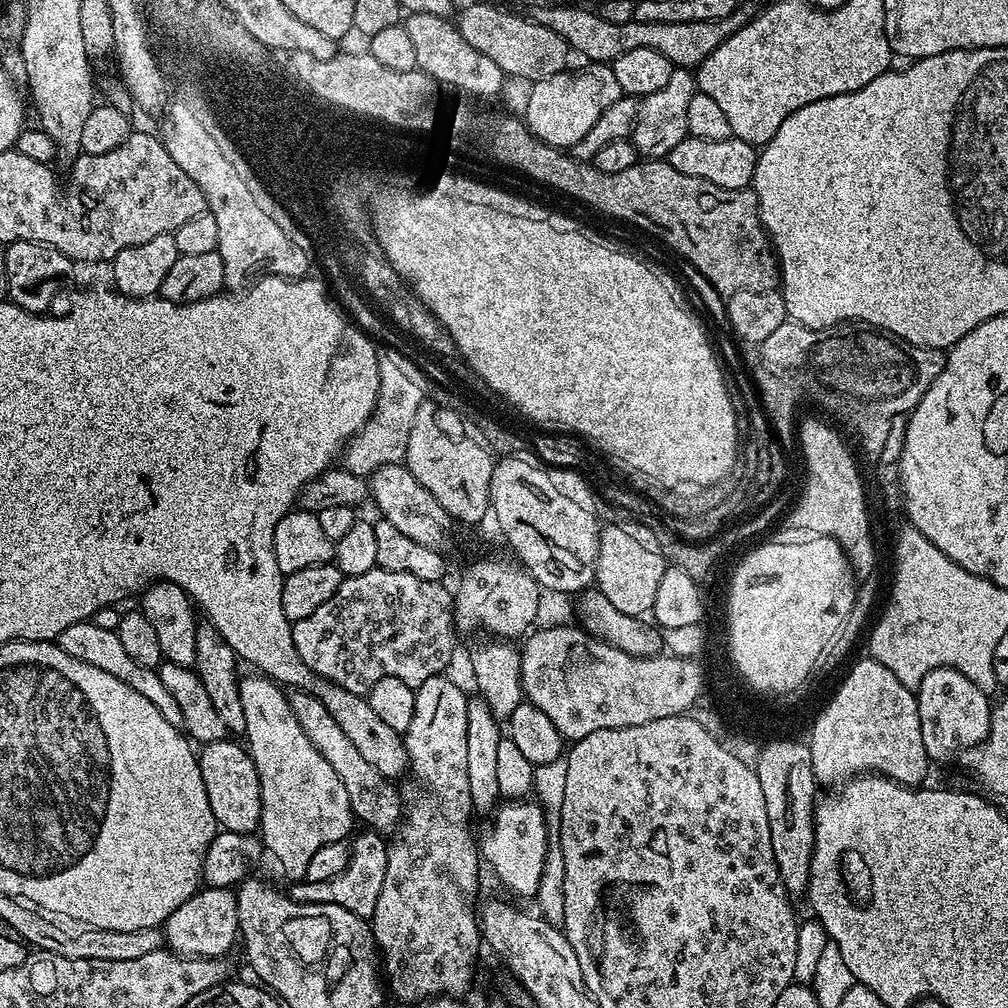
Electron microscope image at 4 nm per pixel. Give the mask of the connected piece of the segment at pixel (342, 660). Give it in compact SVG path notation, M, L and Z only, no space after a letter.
M378 567L371 568L366 574L346 576L342 586L338 586L338 594L334 594L334 598L330 598L330 602L322 602L322 606L318 606L318 610L314 610L314 614L310 614L310 618L302 618L292 624L294 646L298 646L298 654L302 658L302 662L306 662L306 666L310 666L312 672L338 686L342 686L342 690L346 690L350 694L367 697L368 691L377 682L382 682L382 678L402 678L402 682L406 682L406 686L418 689L422 686L422 682L426 682L426 678L441 675L445 671L444 667L451 662L452 651L456 648L458 633L452 613L454 596L449 589L447 592L443 588L444 586L439 580L426 582L422 578L414 578L414 574L394 574L394 570Z

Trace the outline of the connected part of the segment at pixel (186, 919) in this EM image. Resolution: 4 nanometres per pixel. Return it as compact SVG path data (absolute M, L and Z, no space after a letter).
M201 887L189 900L182 902L174 914L162 925L164 943L179 956L207 956L224 958L232 947L237 947L242 908L232 888Z

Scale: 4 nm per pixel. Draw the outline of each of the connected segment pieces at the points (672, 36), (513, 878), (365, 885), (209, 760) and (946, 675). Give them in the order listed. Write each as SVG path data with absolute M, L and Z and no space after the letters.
M540 4L530 18L535 24L546 26L554 30L554 34L561 36L568 44L573 53L581 52L585 56L585 61L597 64L611 65L613 60L617 60L626 50L638 50L639 48L649 48L658 50L658 54L666 54L666 58L672 65L678 68L695 70L700 67L714 50L726 42L744 24L747 24L750 16L744 10L736 11L726 18L715 20L714 22L638 22L631 20L622 26L614 26L614 22L606 22L606 18L600 16L599 11L588 8L575 8L572 4L556 4L553 8L547 8Z
M522 798L504 802L495 809L494 828L479 837L478 851L483 863L498 872L499 878L522 896L535 897L548 853L548 823L539 803Z
M360 830L355 833L350 844L346 866L334 878L326 882L296 882L291 885L290 895L300 904L333 904L342 906L354 914L370 918L374 914L374 906L378 906L378 894L382 891L382 882L386 878L386 858L388 857L387 839L383 840L376 830Z
M232 738L210 742L199 749L198 759L206 798L210 798L210 810L214 810L217 825L226 832L255 833L262 814L262 790L258 770L245 745Z
M953 668L930 670L930 674L926 674L926 678L922 678L920 687L915 689L915 693L916 705L918 706L918 722L922 726L922 746L926 746L929 761L952 760L956 755L957 759L968 749L981 744L986 738L992 721L993 705L988 704L989 693L978 690L978 686L974 686L974 682L970 682L970 678L966 678L966 674L962 674Z

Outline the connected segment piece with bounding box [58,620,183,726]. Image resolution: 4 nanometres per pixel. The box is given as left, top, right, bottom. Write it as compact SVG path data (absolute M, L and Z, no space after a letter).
M83 620L74 626L66 626L66 630L62 630L62 634L58 637L58 643L62 650L66 650L66 654L74 654L74 658L82 658L82 662L90 662L90 666L98 666L98 670L106 670L106 674L114 674L114 678L126 682L126 686L150 698L150 702L154 702L154 706L162 710L162 718L166 718L166 722L177 726L183 725L182 710L178 710L178 702L174 702L170 690L162 686L159 671L134 662L134 658L130 658L128 651L122 647L116 631L104 630L96 626L92 620Z

